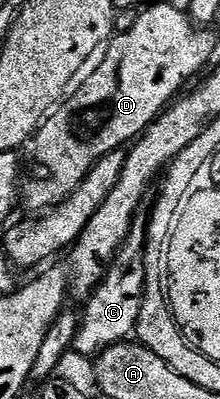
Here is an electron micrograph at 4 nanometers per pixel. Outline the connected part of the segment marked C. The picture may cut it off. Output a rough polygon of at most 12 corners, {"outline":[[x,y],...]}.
{"outline":[[135,221],[85,299],[73,353],[97,356],[137,331],[145,221]]}

